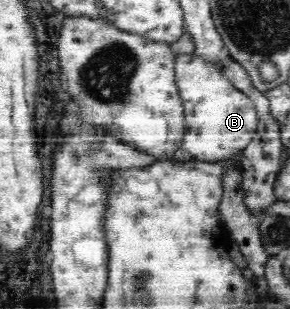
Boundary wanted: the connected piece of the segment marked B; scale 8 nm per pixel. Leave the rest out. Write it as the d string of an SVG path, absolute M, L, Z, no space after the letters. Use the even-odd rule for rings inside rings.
M174 52L174 80L176 83L176 87L178 90L179 98L181 99L183 109L184 109L184 127L185 134L183 136L183 146L188 153L192 154L193 158L200 160L201 162L210 162L217 163L221 159L232 157L233 155L240 154L248 143L256 136L257 133L257 125L259 119L257 118L256 108L254 105L254 101L250 99L244 92L236 89L232 81L222 72L222 69L215 63L210 62L207 56L202 56L200 54L196 54L193 52Z

